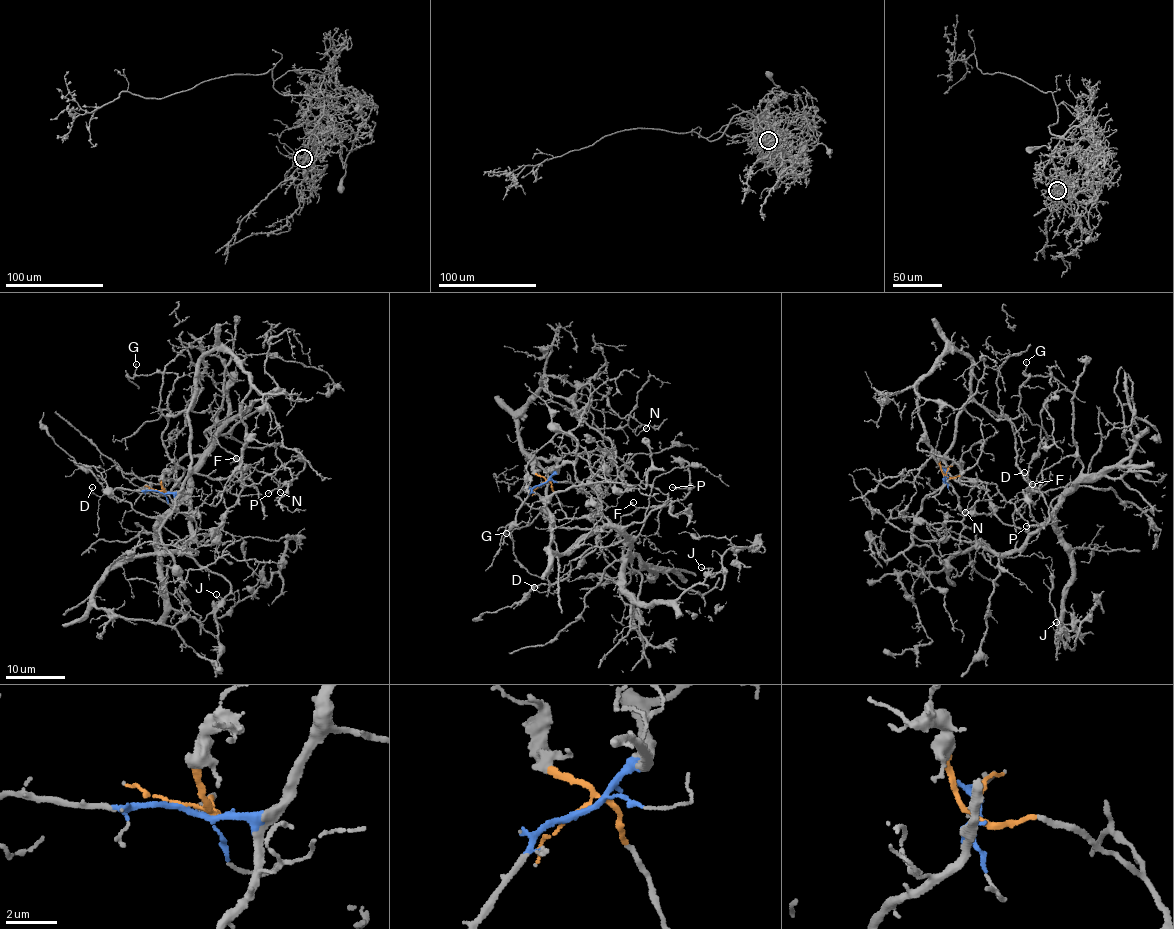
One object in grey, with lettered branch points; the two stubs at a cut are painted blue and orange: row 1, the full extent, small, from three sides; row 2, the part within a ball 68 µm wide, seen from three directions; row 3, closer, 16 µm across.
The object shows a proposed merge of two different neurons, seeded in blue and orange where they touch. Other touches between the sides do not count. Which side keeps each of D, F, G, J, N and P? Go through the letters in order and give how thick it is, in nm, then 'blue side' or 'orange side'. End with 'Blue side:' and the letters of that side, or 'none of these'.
D: 140 nm thick; orange side
F: 150 nm thick; orange side
G: 90 nm thick; blue side
J: 110 nm thick; orange side
N: 140 nm thick; blue side
P: 170 nm thick; orange side
Blue side: G, N

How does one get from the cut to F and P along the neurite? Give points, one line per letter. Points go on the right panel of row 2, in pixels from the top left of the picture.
F: (947, 473), (970, 478), (998, 518), (1032, 532), (1082, 463), (1069, 456), (1043, 469), (1038, 488), (1032, 483)
P: (947, 473), (970, 478), (998, 518), (1032, 532), (1082, 463), (1074, 456), (1043, 469), (1049, 520), (1026, 526)

